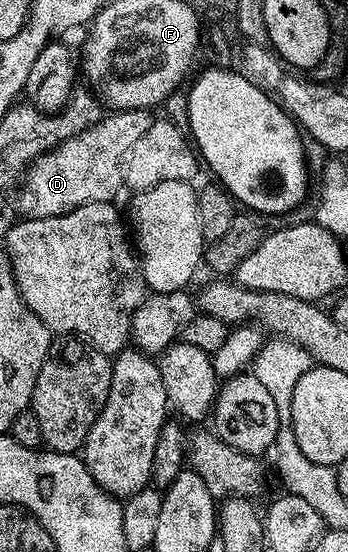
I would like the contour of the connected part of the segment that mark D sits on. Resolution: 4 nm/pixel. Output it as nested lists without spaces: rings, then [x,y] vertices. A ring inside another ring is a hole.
[[[147,109],[113,111],[102,116],[99,123],[42,153],[23,177],[27,189],[21,197],[27,212],[24,214],[32,220],[61,217],[87,202],[112,202],[125,185],[124,160],[152,122],[152,112]]]

